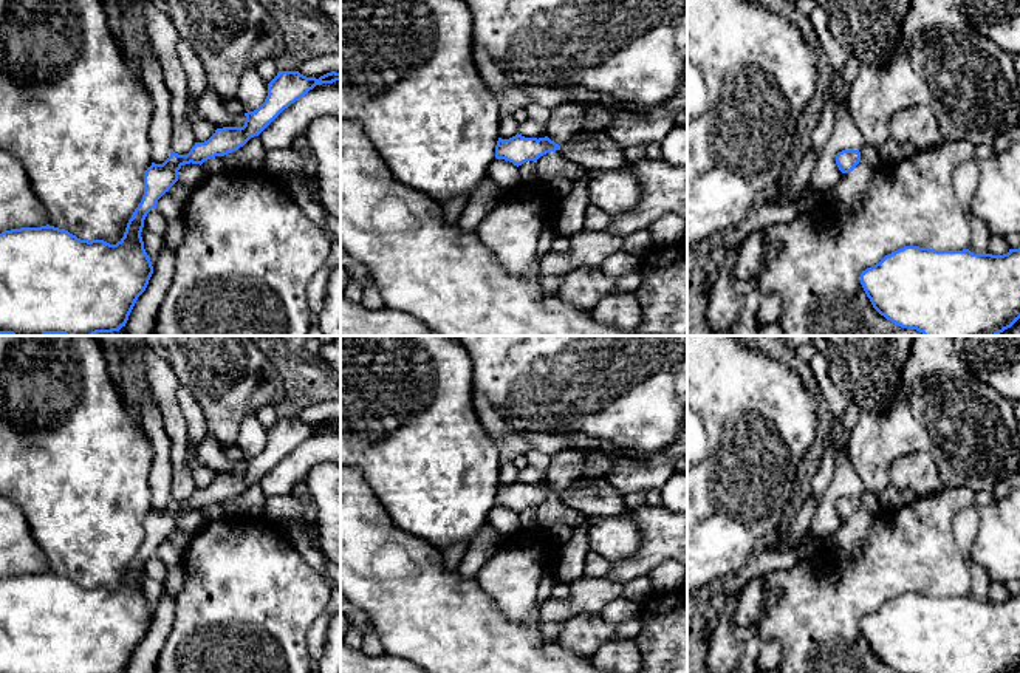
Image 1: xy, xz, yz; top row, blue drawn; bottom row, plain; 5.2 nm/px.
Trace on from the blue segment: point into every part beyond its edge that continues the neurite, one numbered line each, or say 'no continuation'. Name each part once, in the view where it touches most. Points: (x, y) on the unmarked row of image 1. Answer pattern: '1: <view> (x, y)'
no continuation

